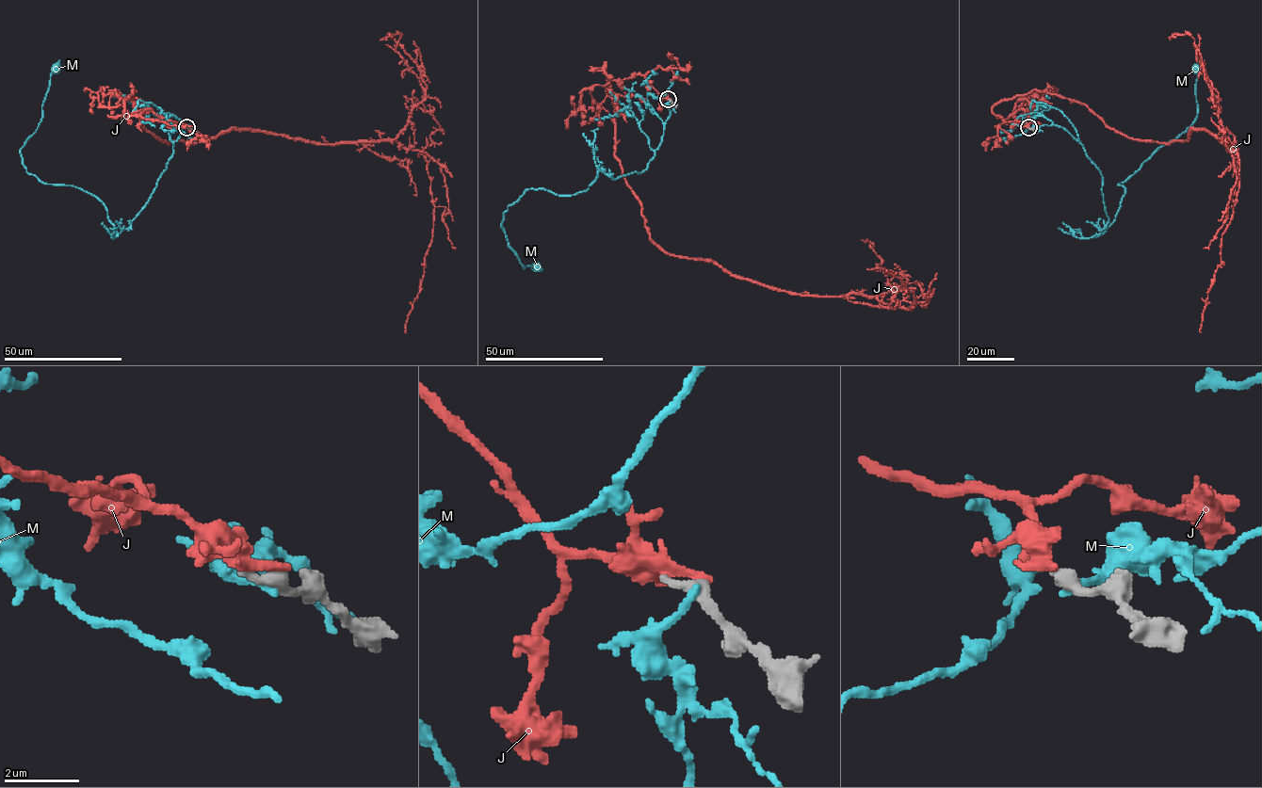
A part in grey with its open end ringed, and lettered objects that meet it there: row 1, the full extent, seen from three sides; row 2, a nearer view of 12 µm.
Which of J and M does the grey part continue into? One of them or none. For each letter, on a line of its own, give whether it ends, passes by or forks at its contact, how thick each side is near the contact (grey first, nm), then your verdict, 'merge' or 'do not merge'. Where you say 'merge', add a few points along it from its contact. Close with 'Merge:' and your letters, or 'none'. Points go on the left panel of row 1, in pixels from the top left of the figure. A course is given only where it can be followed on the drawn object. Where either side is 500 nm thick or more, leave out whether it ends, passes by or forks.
J: it passes by; 440 nm thick on the grey side, 180 nm on the other; do not merge
M: it ends there; 480 nm thick on the grey side, 200 nm on the other; do not merge
Merge: none

